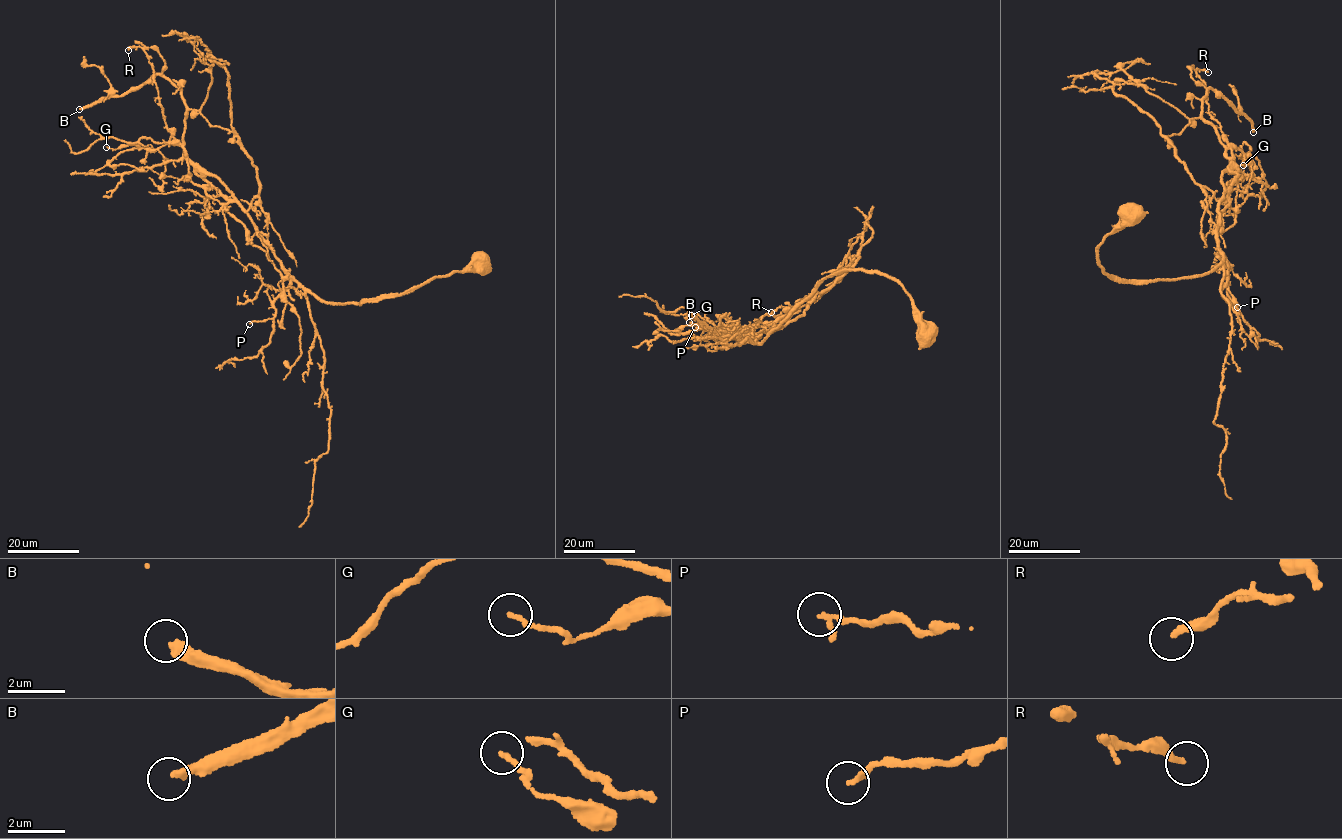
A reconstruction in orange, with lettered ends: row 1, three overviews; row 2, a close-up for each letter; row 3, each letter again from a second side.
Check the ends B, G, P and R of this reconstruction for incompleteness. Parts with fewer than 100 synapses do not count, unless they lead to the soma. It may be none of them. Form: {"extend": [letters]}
{"extend": ["B"]}

